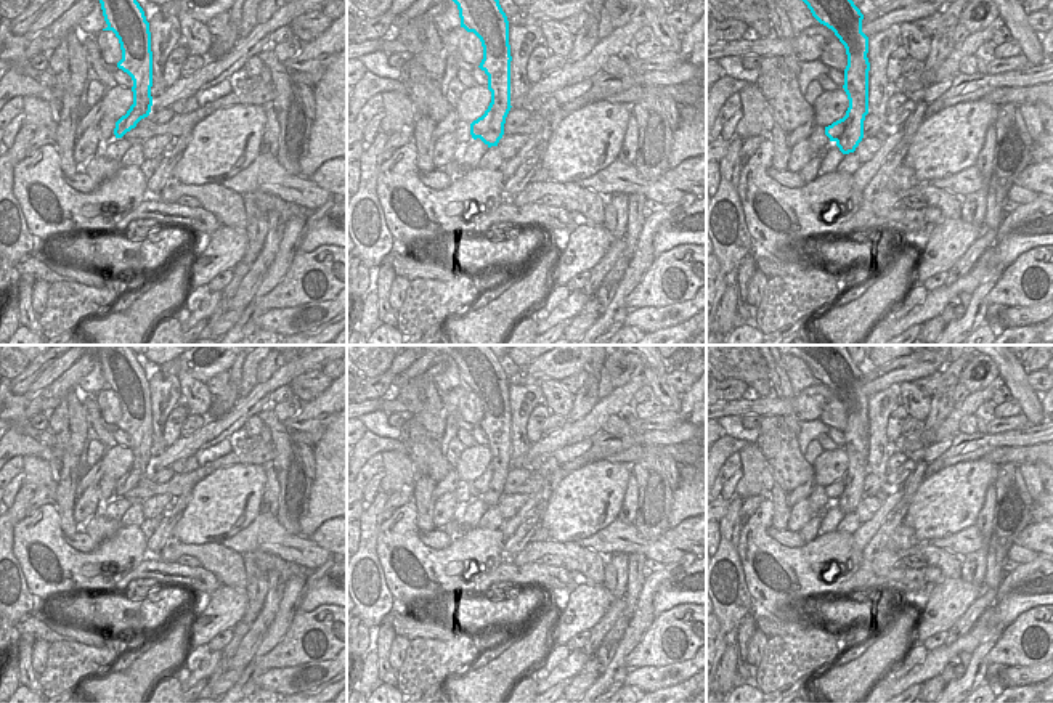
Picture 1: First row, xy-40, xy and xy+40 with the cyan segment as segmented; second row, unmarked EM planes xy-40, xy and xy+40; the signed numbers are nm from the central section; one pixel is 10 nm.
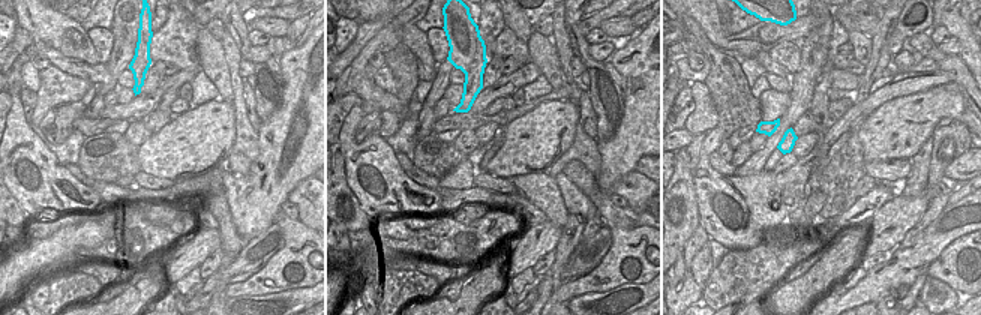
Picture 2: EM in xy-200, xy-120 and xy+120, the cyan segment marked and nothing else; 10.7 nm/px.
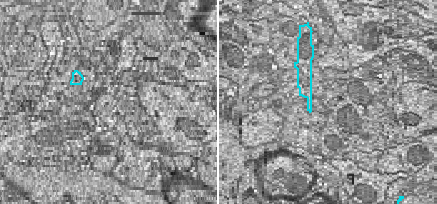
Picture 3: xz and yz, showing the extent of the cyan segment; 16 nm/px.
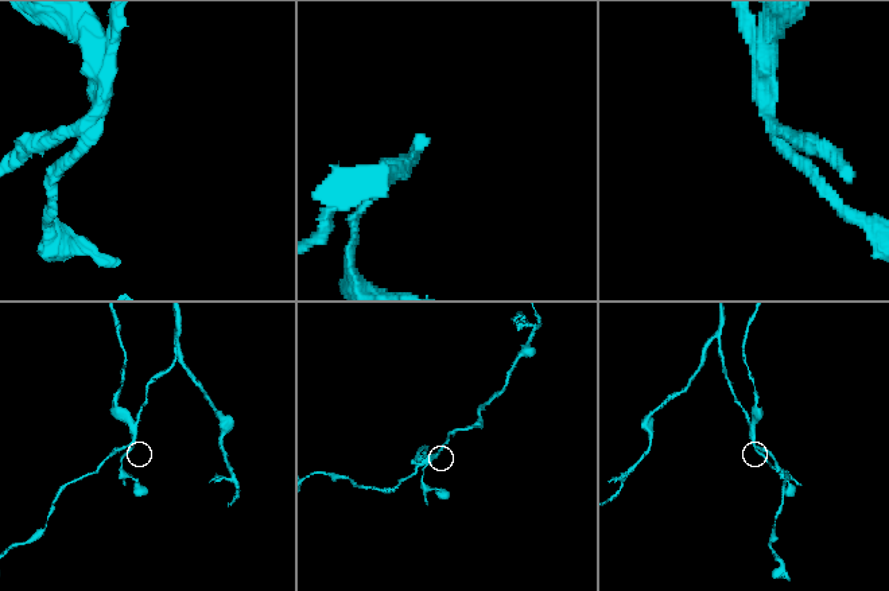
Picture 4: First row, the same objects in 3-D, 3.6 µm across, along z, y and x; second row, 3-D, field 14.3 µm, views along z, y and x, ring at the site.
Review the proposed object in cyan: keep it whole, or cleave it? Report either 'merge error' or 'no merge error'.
merge error

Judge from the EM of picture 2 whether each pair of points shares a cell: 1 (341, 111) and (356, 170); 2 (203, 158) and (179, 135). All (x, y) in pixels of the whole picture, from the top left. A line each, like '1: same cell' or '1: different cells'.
1: different cells
2: same cell

